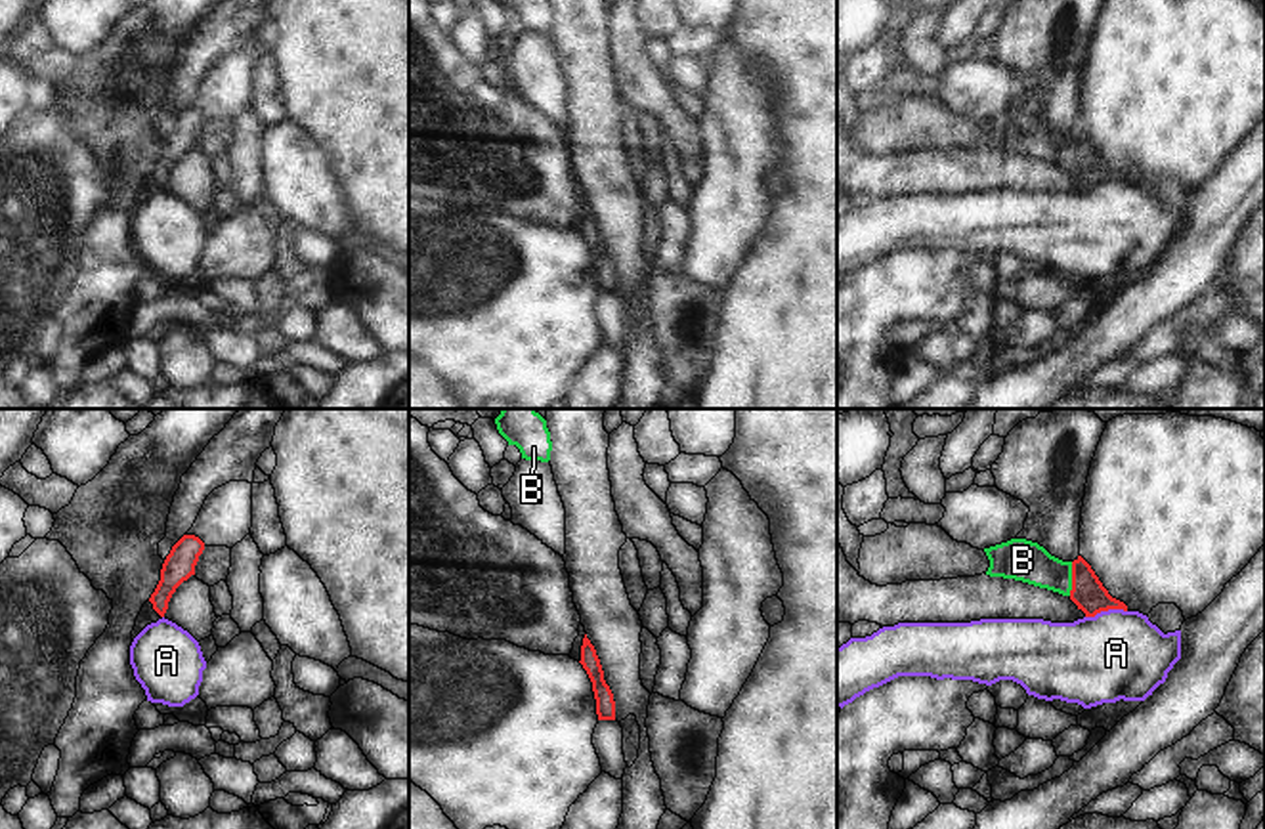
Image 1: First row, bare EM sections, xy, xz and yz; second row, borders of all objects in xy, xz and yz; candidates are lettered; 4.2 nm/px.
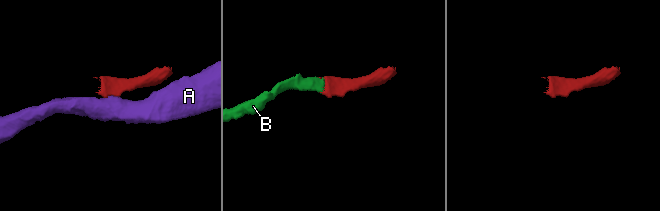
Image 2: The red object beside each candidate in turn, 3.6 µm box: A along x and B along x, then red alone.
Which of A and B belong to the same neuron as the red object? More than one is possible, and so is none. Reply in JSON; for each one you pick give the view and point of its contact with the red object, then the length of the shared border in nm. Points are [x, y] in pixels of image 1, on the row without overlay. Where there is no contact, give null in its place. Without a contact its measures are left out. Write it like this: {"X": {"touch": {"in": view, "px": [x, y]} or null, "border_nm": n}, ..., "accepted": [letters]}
{"B": {"touch": {"in": "yz", "px": [1072, 151]}, "border_nm": 140}, "accepted": ["B"]}

